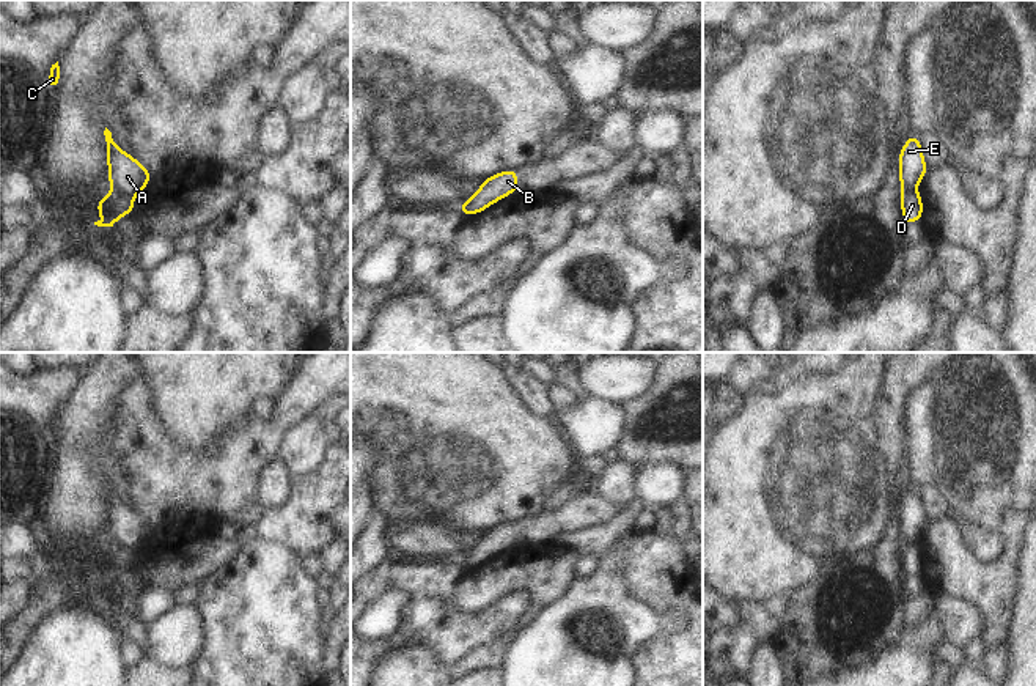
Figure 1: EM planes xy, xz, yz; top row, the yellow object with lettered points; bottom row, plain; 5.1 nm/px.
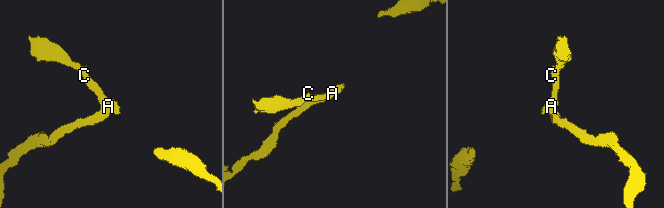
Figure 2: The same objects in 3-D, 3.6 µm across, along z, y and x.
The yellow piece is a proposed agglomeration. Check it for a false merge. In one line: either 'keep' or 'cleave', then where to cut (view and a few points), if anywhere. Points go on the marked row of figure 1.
cleave; cut in xy along (112, 188), (132, 199)

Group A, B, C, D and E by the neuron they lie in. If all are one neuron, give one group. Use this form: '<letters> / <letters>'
A B C E / D

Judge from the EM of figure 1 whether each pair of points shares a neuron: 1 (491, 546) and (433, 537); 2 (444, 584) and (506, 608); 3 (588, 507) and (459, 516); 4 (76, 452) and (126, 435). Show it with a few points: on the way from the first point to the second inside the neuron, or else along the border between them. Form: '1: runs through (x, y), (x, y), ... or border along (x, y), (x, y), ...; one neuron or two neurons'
1: border along (484, 532), (461, 556); two neurons
2: runs through (431, 604), (431, 619), (437, 628), (477, 628); one neuron
3: border along (544, 512), (514, 521); two neurons
4: border along (117, 403), (112, 417), (112, 453); two neurons

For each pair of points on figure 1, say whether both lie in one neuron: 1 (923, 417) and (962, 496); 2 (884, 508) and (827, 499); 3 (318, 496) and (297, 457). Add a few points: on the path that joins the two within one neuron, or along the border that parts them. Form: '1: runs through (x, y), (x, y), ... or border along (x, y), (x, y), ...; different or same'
1: runs through (942, 436), (962, 457), (962, 477); same
2: runs through (870, 508), (841, 505); same
3: border along (329, 444), (324, 458), (315, 468), (293, 479); different

